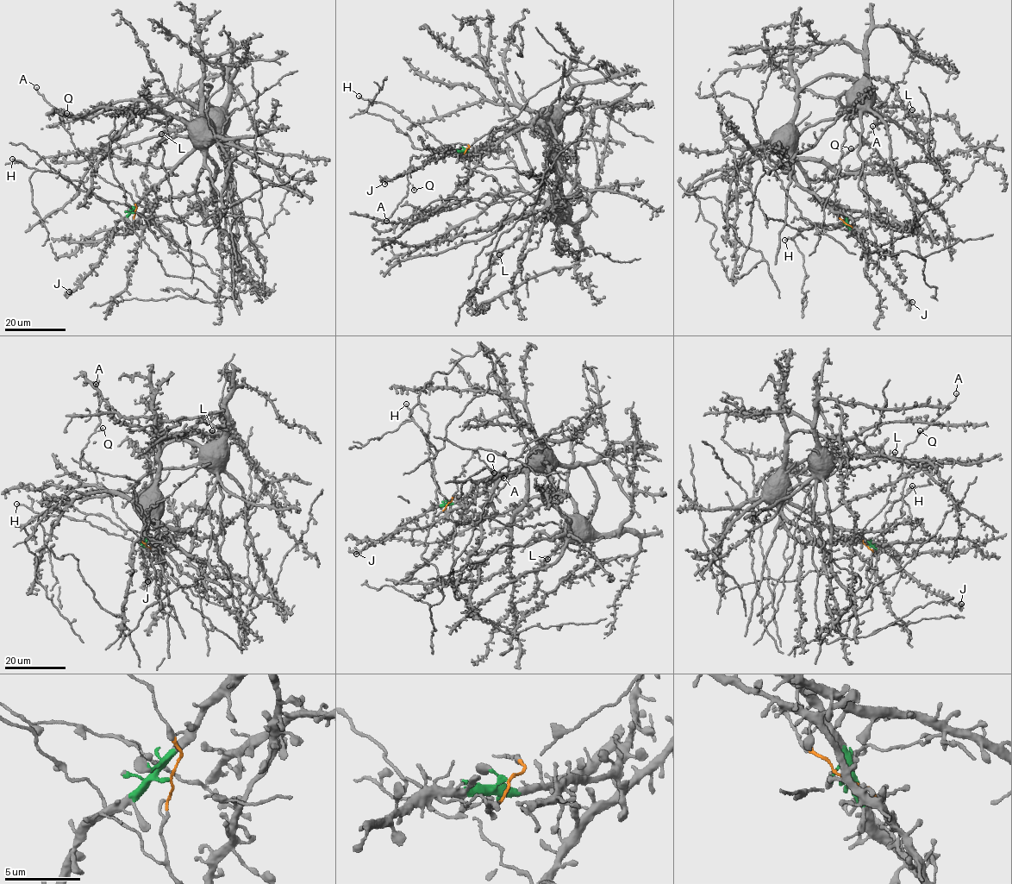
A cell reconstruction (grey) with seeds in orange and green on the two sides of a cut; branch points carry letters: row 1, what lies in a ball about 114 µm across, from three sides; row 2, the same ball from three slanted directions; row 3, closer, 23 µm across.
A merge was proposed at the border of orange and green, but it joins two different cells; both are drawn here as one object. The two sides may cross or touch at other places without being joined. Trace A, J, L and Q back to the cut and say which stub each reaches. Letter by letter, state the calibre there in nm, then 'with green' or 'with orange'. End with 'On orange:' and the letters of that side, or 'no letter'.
A: 240 nm thick; with orange
J: 240 nm thick; with green
L: 400 nm thick; with green
Q: 320 nm thick; with orange
On orange: A, Q

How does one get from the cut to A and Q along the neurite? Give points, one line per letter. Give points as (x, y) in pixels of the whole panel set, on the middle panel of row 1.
A: (465, 149), (469, 146), (445, 145), (427, 156), (412, 156), (407, 170), (408, 193), (387, 221)
Q: (465, 149), (469, 146), (454, 143), (445, 145), (427, 156), (413, 155), (407, 174), (414, 191)

